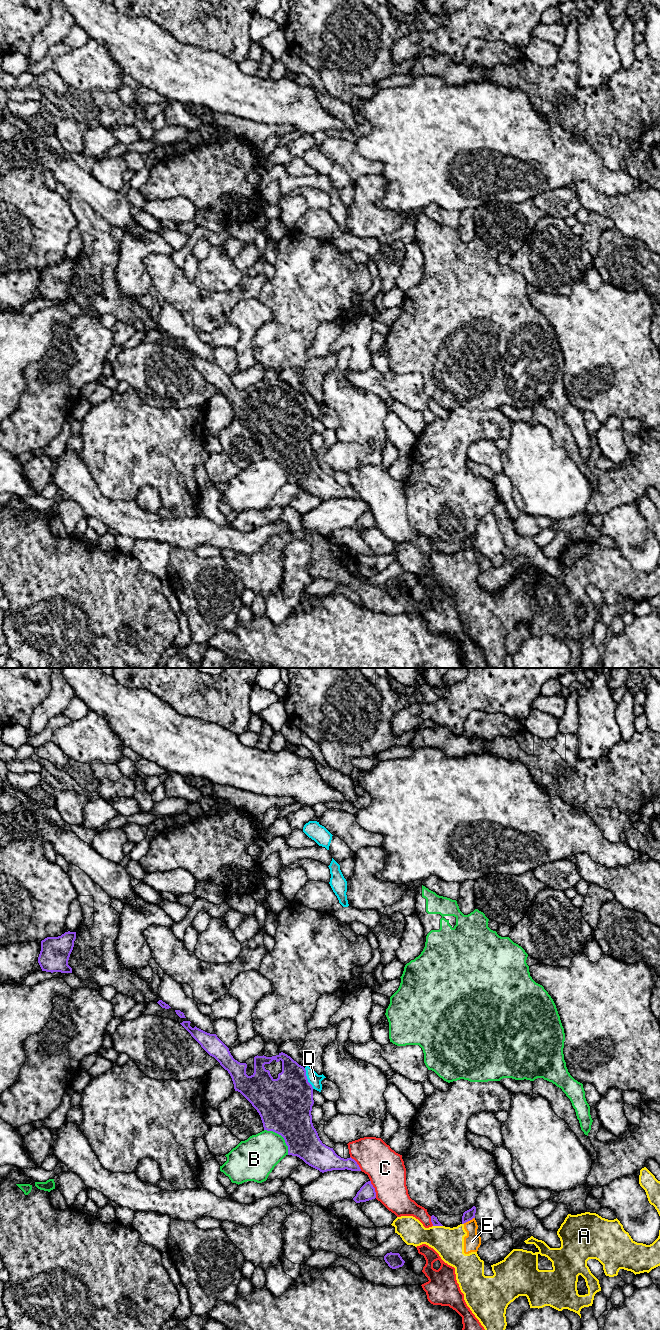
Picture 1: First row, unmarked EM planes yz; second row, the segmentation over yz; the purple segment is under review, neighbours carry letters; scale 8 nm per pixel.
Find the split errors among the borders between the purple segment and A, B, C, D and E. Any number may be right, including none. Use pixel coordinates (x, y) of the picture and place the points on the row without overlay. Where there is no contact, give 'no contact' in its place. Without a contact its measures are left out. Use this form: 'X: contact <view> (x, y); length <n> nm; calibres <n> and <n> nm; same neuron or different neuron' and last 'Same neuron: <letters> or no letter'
A: contact yz (438, 553); length 80 nm; calibres 60 and 240 nm; different neuron
B: contact yz (282, 464); length 280 nm; calibres 420 and 320 nm; different neuron
C: contact yz (374, 517); length 150 nm; calibres 130 and 300 nm; different neuron
D: contact yz (306, 406); length 180 nm; calibres 420 and 100 nm; different neuron
E: contact yz (468, 548); length 110 nm; calibres 90 and 140 nm; different neuron
Same neuron: no letter

